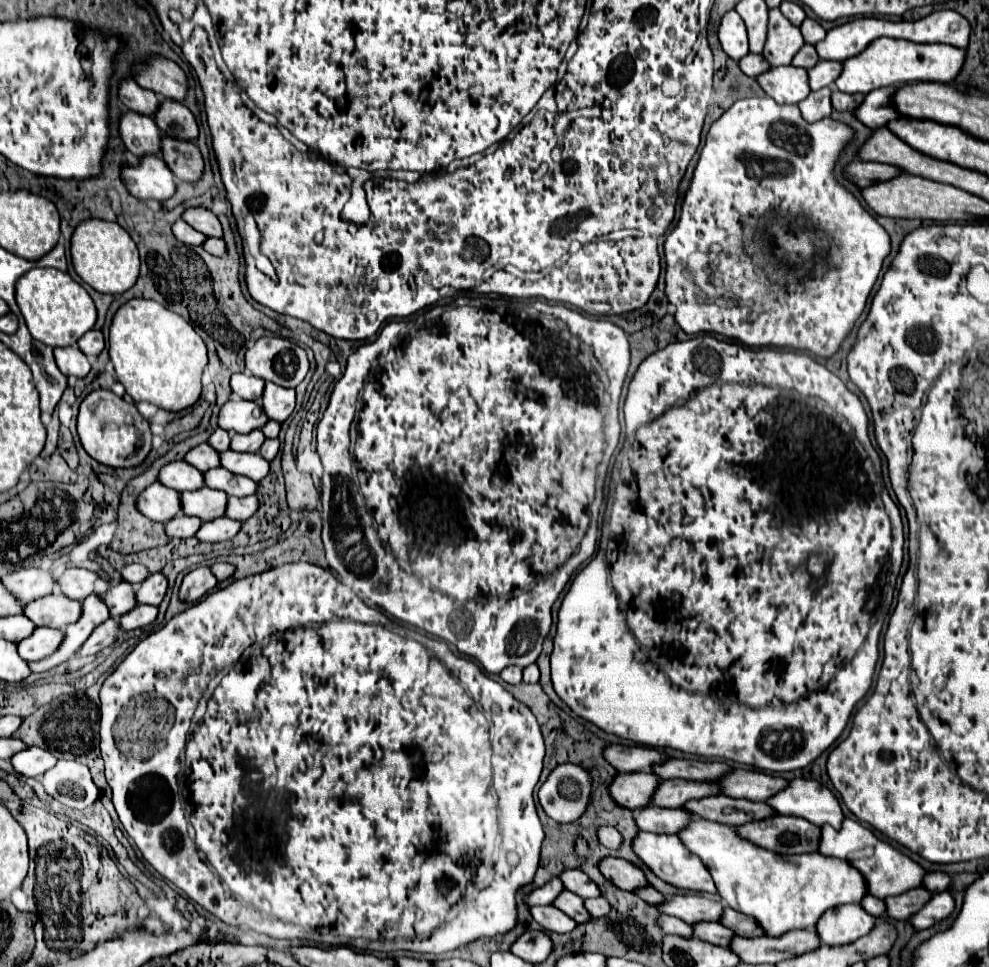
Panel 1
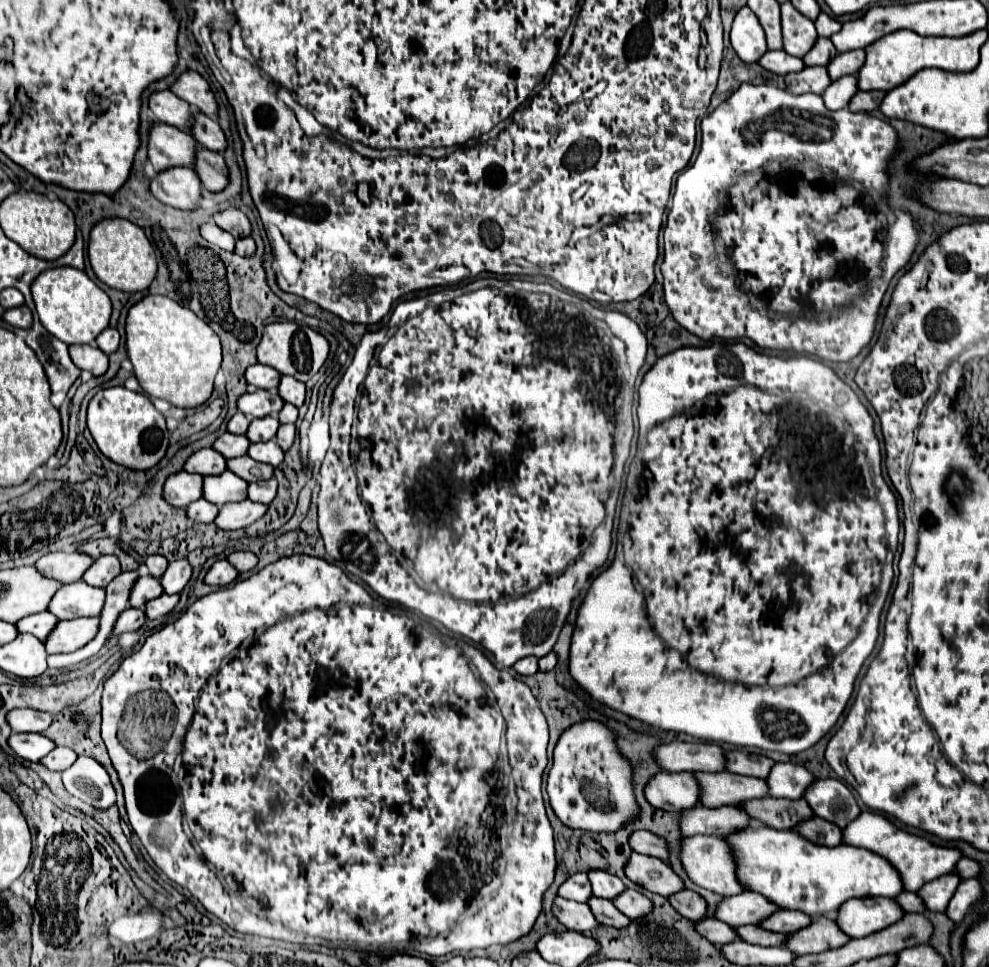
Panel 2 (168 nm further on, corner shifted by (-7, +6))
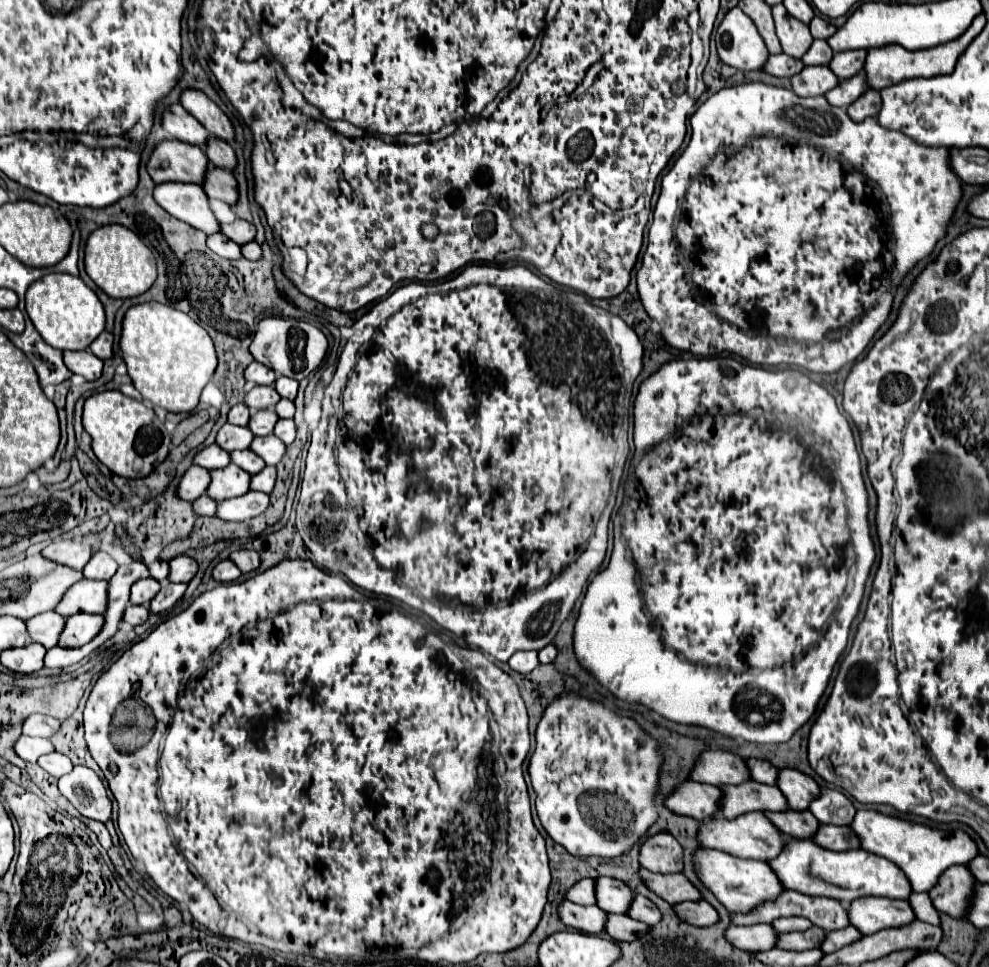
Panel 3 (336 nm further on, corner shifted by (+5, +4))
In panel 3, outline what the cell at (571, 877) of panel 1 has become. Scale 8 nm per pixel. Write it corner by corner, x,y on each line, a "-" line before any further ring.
597,877
595,885
595,899
597,907
607,913
627,913
627,907
633,899
633,891
619,879
611,877

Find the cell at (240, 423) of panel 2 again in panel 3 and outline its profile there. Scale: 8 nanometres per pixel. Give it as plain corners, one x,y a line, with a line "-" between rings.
237,403
235,407
231,407
229,415
227,415
227,423
231,425
247,425
249,421
249,409
243,405
243,403

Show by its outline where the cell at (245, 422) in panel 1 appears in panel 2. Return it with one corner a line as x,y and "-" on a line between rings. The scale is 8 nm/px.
257,389
255,393
245,393
239,397
239,411
243,411
247,417
265,417
265,415
277,415
283,407
283,399
277,393
277,389

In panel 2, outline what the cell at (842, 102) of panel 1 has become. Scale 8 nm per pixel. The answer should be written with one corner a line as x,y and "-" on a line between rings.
859,91
859,93
851,99
849,109
855,111
855,113
875,111
875,109
879,109
883,97
885,97
885,91

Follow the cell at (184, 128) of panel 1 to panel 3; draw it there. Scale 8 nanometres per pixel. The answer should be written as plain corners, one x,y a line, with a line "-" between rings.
211,137
211,141
207,141
205,155
215,167
221,167
221,169
233,169
237,163
231,145
223,139
217,139
217,137

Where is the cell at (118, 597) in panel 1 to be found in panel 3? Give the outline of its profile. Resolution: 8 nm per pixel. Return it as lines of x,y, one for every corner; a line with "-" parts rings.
153,577
147,579
139,579
135,581
135,585
131,587
131,605
143,605
149,603
157,593
159,593
159,581
155,581

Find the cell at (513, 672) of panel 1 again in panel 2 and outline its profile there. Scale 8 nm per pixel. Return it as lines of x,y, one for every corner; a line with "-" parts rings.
525,657
525,659
519,659
519,663
513,665
513,669
519,673
519,675
535,675
539,671
539,665
537,665
539,657

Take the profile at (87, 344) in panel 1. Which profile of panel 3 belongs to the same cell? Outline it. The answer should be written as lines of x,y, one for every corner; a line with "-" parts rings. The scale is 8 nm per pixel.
103,331
91,345
89,351
97,355
99,359
109,359
113,355
113,335
109,331

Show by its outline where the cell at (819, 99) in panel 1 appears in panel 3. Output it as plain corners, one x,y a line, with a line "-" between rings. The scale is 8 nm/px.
857,73
851,79
843,79
835,89
825,93
825,99
829,101
829,105
833,107
847,107
851,105
863,91
865,91
865,73

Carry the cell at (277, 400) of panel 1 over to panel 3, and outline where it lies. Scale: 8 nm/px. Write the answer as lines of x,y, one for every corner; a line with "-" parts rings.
279,377
279,379
275,381
275,391
277,391
281,397
289,399
289,401
295,401
297,387
299,387
299,383
293,381
293,379
289,379
289,377

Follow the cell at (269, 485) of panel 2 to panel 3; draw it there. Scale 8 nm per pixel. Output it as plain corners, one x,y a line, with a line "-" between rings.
265,467
261,473
251,477
251,491
261,491
261,493
271,493
275,485
275,467

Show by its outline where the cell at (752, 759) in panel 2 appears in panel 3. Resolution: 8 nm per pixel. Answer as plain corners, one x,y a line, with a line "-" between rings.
745,759
747,761
747,769
751,773
751,779
759,781
759,783
769,783
773,785
777,779
777,767
773,767
769,761
765,759

